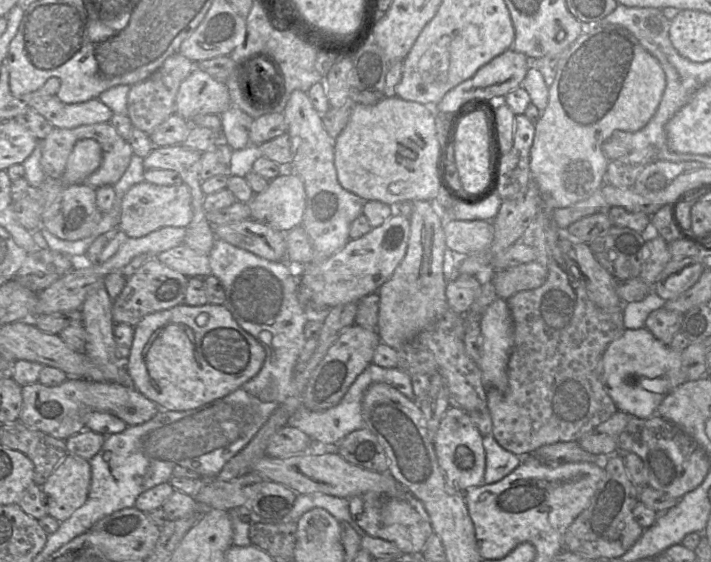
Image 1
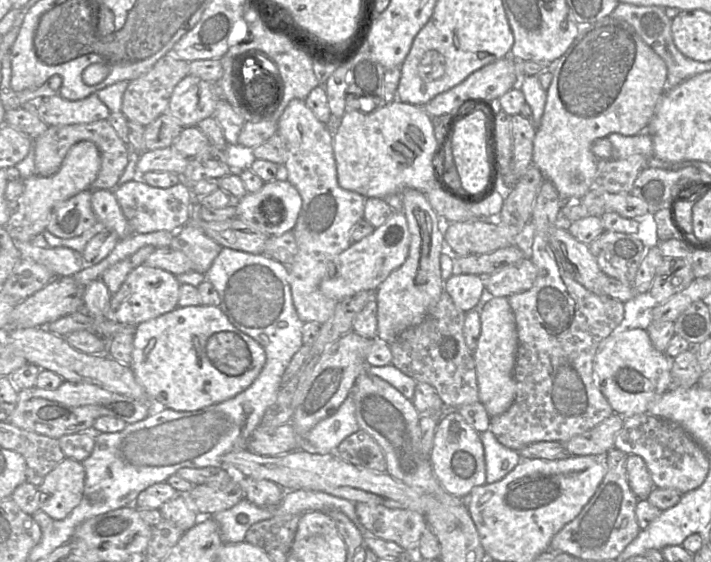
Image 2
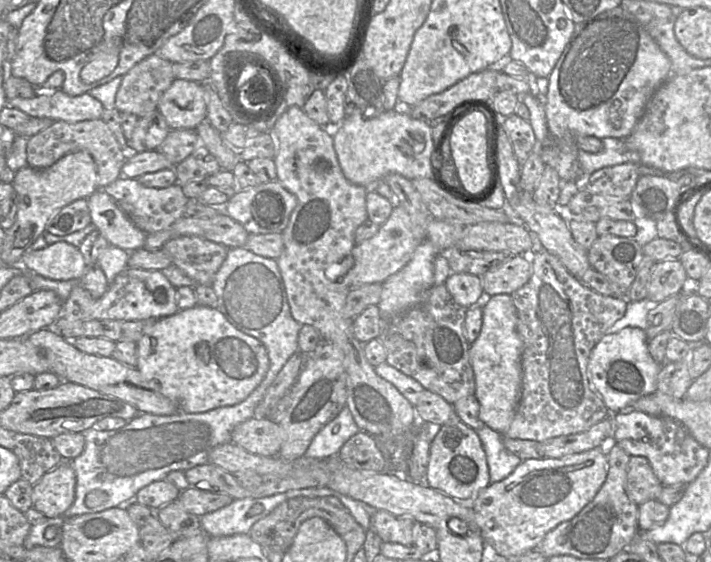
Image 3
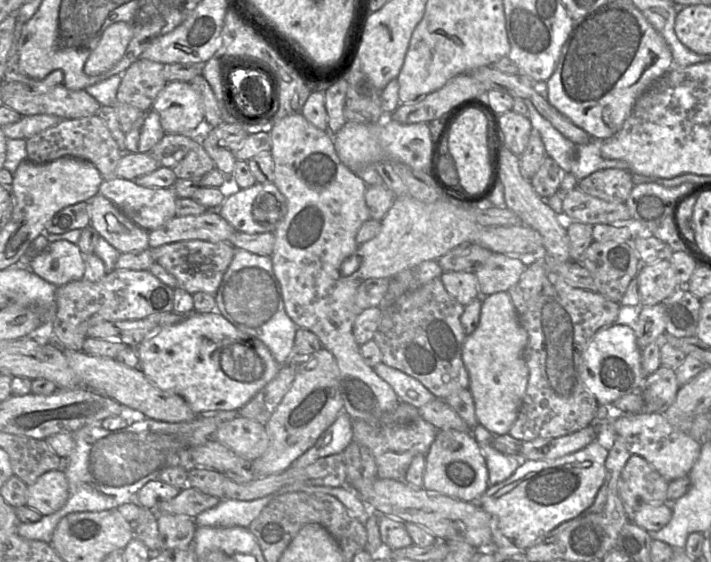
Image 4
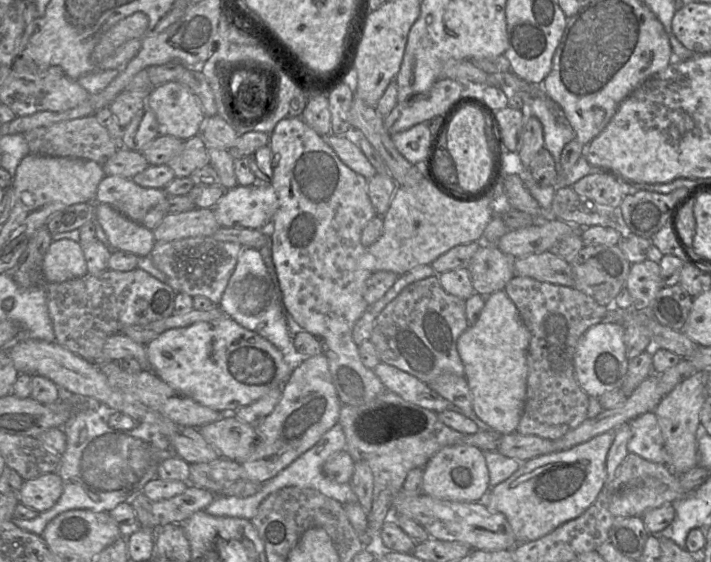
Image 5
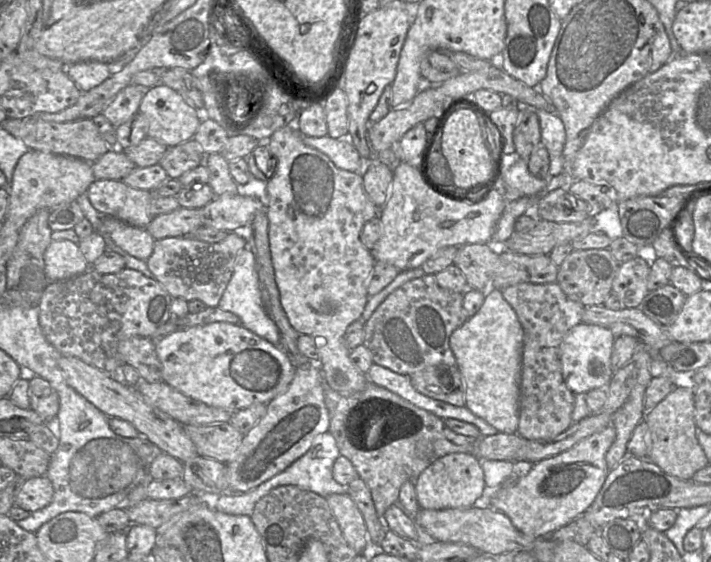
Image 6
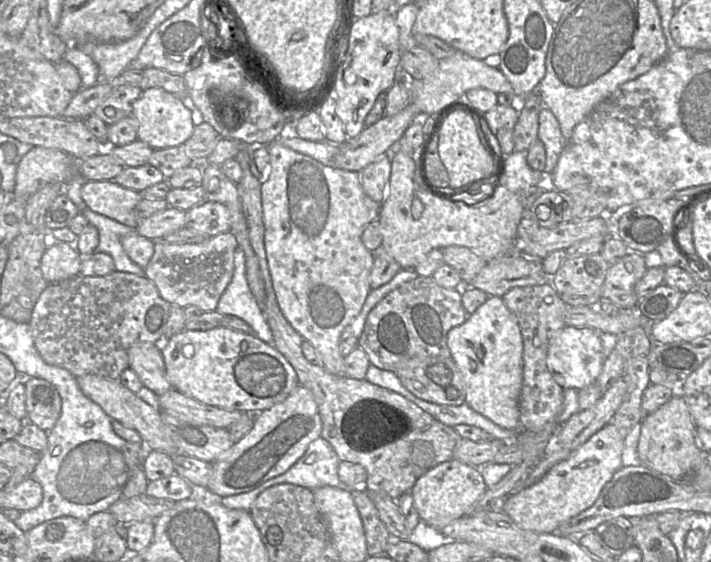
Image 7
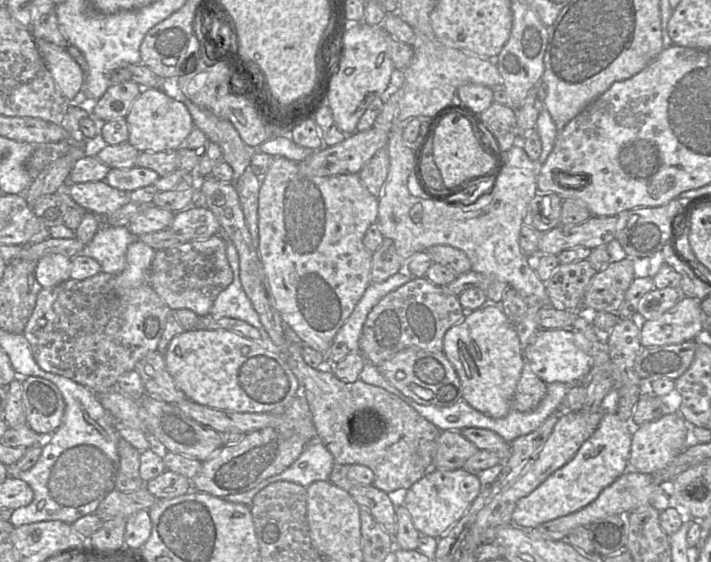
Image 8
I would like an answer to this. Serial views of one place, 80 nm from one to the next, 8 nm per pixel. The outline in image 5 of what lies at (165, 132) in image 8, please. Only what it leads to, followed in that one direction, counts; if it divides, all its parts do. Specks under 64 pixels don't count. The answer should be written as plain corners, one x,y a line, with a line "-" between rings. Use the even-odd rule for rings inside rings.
177,81
155,86
146,99
146,107
154,113
161,136
187,140
199,135
205,125
198,98

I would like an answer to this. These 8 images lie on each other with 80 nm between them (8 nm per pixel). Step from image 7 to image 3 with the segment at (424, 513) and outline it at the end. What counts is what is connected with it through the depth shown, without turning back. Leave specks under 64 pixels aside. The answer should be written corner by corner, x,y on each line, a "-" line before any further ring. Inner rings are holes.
458,417
432,431
425,484
462,505
470,505
472,499
491,484
486,454
479,436

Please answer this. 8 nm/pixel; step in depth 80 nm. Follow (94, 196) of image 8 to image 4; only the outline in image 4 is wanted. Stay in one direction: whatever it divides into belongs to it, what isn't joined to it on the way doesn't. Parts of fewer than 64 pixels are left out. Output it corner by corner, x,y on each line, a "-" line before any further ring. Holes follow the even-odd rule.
103,180
99,194
112,201
131,221
150,232
176,216
177,195
172,187
150,188
133,180

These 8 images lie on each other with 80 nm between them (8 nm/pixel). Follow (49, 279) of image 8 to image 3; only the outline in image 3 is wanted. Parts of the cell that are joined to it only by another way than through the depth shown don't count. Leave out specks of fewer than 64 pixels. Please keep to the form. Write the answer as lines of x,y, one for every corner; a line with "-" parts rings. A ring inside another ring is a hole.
66,242
49,244
39,250
29,248
20,265
31,273
52,280
81,280
87,265
80,249

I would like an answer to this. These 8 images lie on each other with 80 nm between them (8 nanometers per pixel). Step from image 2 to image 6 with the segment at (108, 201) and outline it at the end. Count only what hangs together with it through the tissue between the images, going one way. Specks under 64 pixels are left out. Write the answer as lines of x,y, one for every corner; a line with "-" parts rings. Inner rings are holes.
106,216
102,218
103,232
109,234
112,241
122,250
137,259
147,261
153,252
155,239
145,228
135,227
116,218

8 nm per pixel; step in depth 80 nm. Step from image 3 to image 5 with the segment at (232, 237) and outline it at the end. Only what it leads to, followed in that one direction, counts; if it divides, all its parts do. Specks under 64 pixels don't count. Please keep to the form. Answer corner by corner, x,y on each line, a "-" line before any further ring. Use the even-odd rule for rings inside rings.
211,208
167,214
152,231
156,241
169,242
189,237
210,237
220,228

